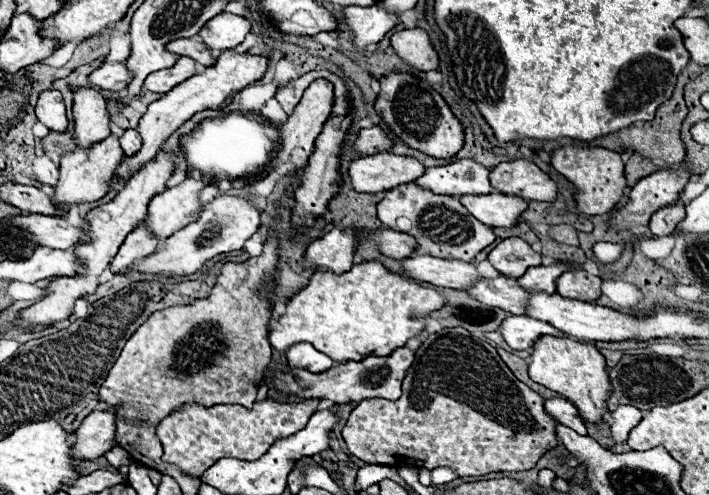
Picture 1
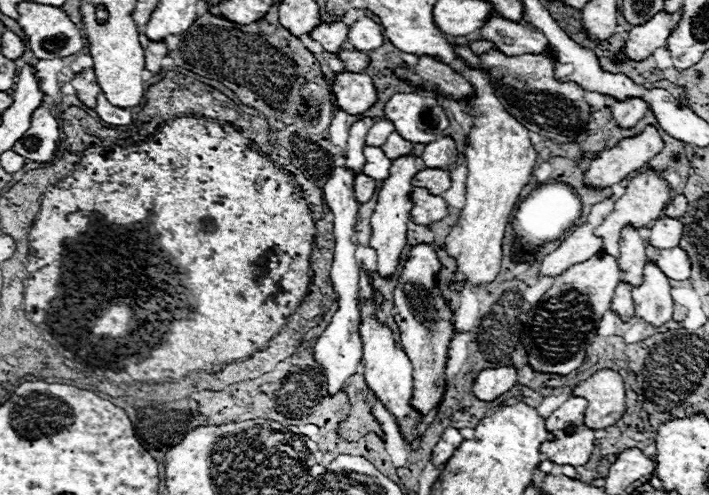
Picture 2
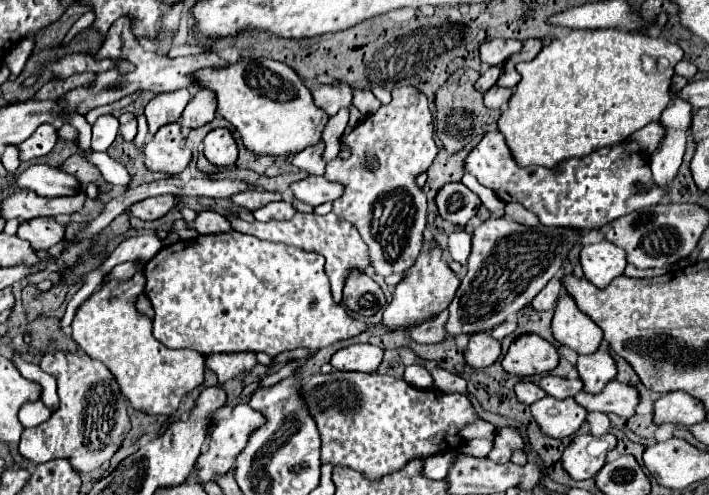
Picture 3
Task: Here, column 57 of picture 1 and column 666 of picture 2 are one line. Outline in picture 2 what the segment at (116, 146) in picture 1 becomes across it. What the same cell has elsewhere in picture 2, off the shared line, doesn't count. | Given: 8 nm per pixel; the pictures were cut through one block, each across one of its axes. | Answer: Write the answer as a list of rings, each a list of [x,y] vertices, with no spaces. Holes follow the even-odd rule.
[[[652,170],[648,172],[642,172],[638,174],[636,178],[632,178],[626,186],[626,194],[614,204],[614,210],[604,218],[604,222],[594,230],[596,236],[602,238],[602,252],[608,254],[608,256],[614,256],[618,258],[618,252],[620,252],[620,230],[624,226],[632,226],[632,228],[646,228],[650,222],[658,220],[662,210],[666,208],[666,204],[670,202],[670,190],[668,190],[668,184]]]

